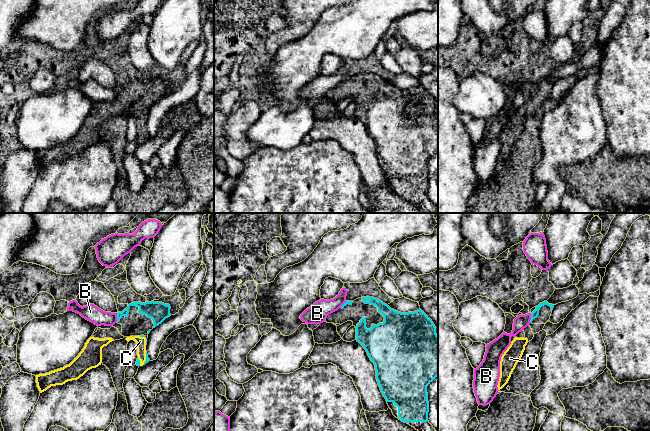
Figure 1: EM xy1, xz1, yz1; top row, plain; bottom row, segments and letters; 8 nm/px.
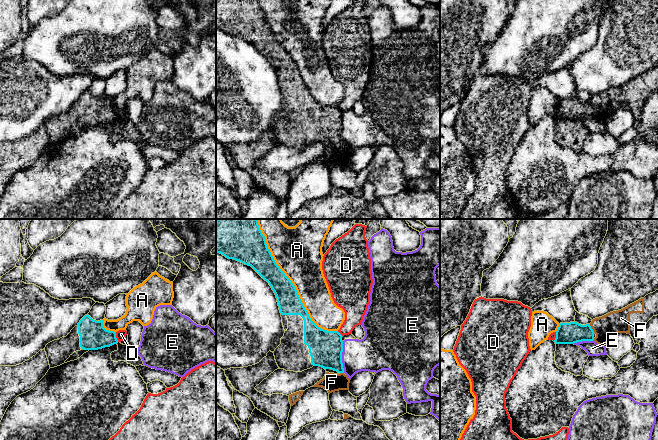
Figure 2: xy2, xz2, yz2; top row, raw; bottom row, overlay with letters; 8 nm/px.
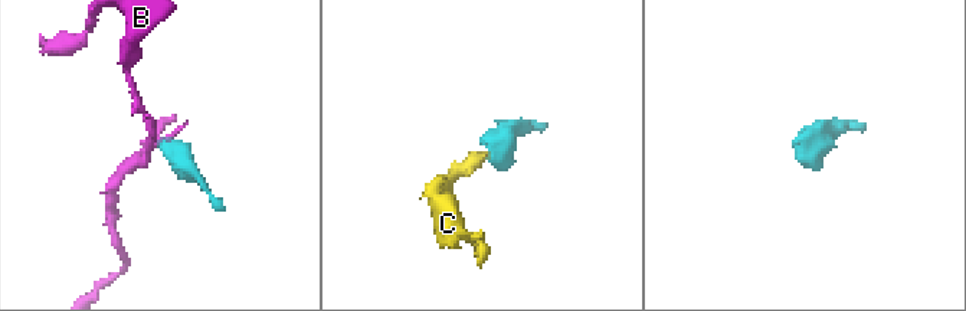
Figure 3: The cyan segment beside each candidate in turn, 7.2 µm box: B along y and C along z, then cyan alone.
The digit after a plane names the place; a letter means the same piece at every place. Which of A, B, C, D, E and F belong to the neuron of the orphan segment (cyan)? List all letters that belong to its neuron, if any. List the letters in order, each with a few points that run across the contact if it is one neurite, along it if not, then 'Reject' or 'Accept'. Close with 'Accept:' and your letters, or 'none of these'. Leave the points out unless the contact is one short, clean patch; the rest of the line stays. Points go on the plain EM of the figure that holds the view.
A: Reject
B: Line: yz1 (531, 89), (529, 98). Reject
C: Line: xy1 (147, 135), (146, 134), (141, 128), (140, 117). Accept
D: Line: xy2 (115, 108), (115, 113), (118, 117). Reject
E: Line: xz2 (342, 117), (342, 143), (344, 148). Reject
F: Line: yz2 (567, 109), (586, 108), (591, 104), (605, 103). Accept
Accept: C, F

